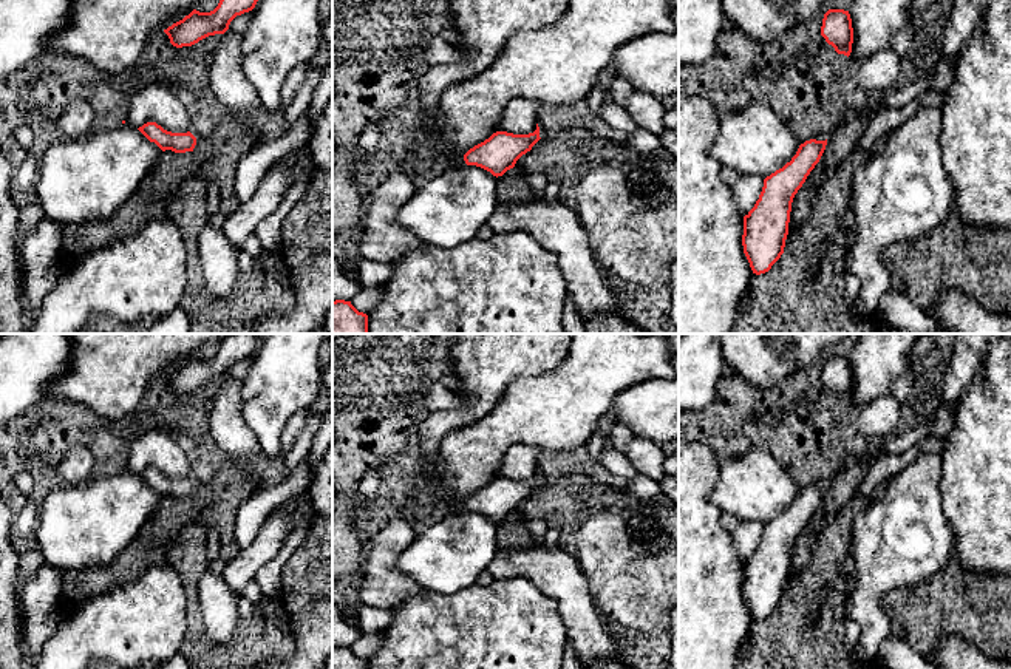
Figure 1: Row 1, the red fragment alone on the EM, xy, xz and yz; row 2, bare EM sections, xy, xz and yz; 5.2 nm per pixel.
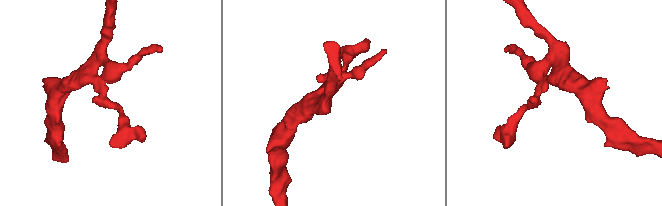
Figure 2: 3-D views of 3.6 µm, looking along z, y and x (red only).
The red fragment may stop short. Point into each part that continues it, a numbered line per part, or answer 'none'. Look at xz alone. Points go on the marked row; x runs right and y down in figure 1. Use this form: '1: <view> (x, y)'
none

